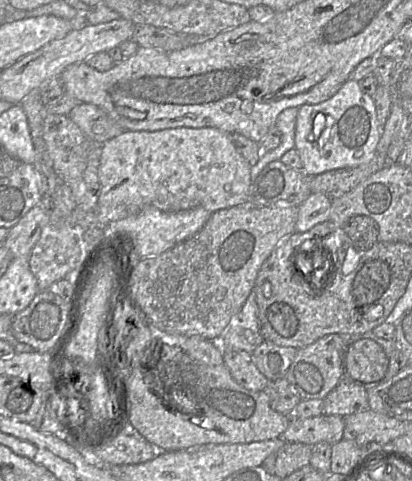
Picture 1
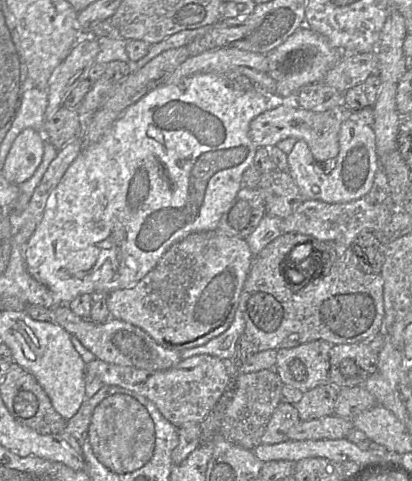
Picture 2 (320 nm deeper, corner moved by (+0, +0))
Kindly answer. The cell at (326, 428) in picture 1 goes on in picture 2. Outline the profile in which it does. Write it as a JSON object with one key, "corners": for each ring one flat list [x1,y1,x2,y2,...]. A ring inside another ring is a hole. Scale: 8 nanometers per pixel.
{"corners":[[281,402,273,412,261,438,263,444,278,444,288,441,289,430,300,422,294,405]]}

